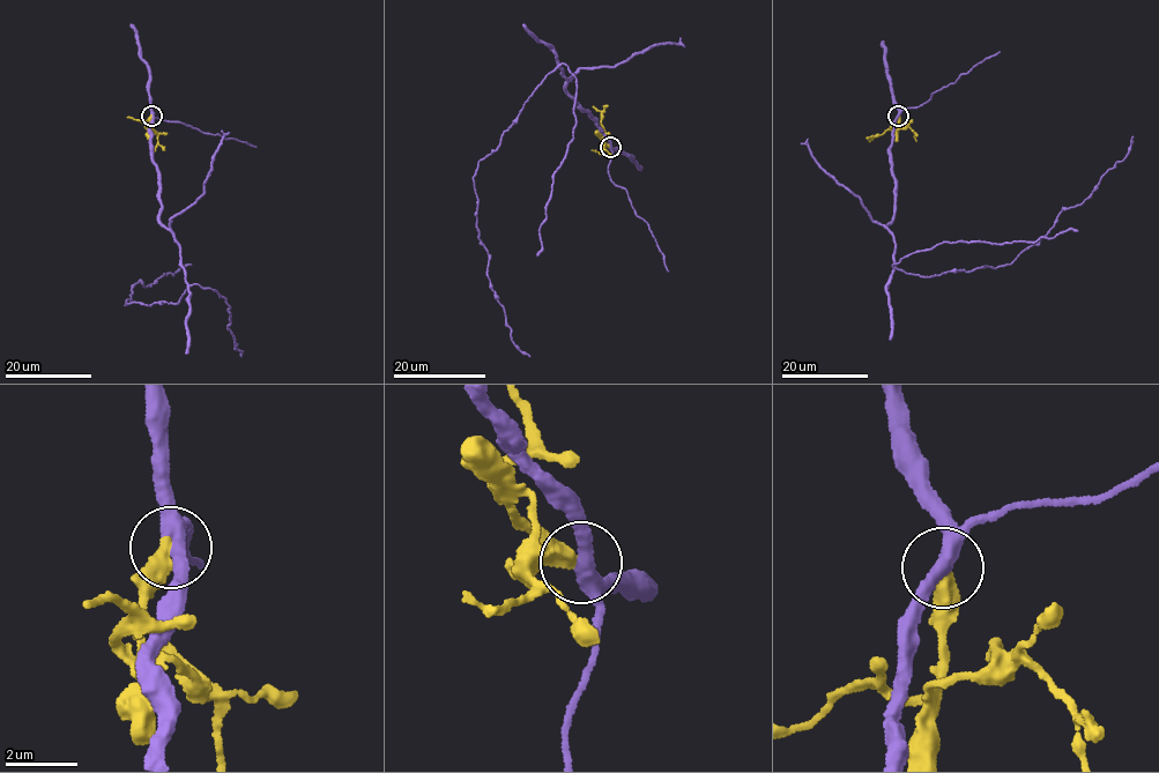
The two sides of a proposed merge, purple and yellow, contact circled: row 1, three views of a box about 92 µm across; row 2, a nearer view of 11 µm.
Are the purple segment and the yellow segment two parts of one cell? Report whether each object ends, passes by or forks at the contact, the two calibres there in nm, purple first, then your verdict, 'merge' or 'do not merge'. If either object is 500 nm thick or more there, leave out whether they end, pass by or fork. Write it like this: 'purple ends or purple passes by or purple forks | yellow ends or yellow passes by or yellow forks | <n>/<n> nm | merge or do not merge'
purple passes by | yellow ends | 400/440 nm | do not merge

